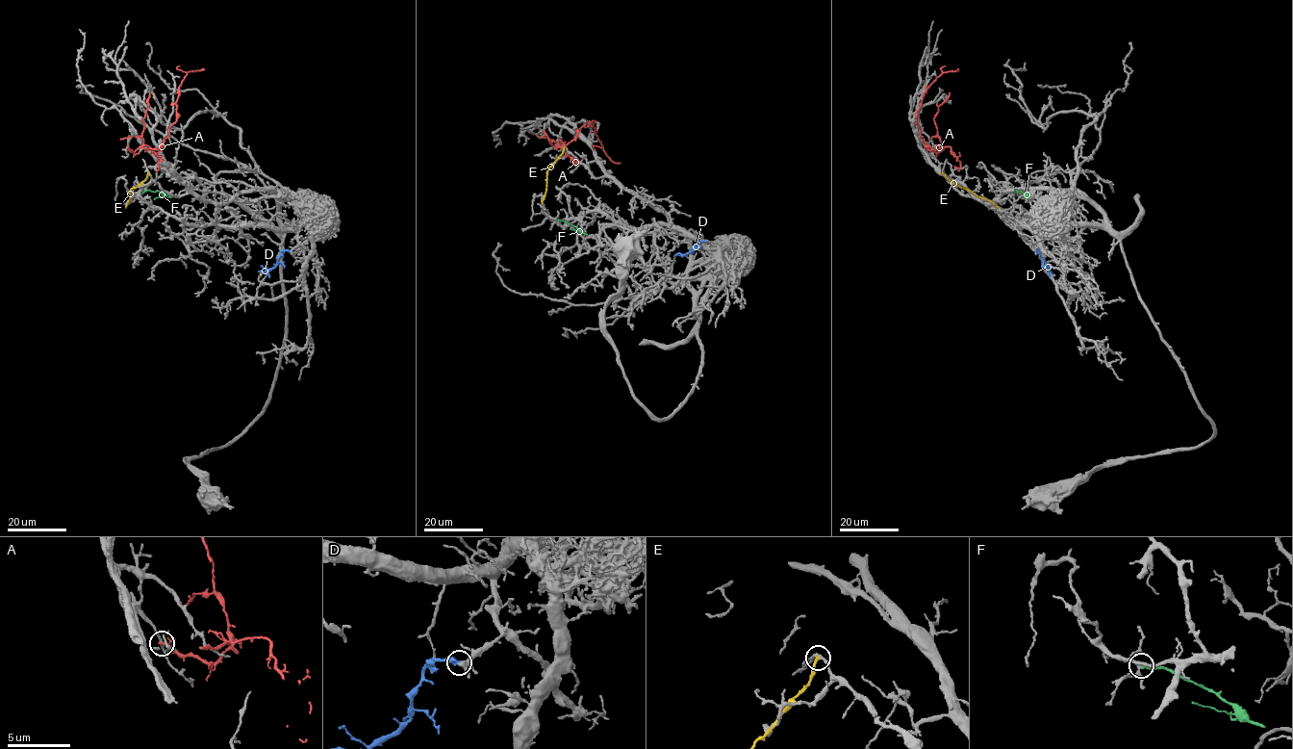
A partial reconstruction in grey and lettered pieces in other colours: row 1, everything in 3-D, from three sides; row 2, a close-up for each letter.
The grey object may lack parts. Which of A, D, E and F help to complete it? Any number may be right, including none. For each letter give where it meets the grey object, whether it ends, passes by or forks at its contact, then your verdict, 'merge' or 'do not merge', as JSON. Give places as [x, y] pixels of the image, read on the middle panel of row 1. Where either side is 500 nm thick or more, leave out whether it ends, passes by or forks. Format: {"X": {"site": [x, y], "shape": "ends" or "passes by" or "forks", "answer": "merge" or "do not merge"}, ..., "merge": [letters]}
{"A": {"site": [544, 130], "shape": "forks", "answer": "do not merge"}, "D": {"site": [705, 241], "shape": "ends", "answer": "merge"}, "E": {"site": [565, 147], "shape": "ends", "answer": "do not merge"}, "F": {"site": [558, 220], "shape": "ends", "answer": "do not merge"}, "merge": ["D"]}

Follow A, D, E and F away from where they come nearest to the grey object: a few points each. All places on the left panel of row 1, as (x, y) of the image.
A: (127, 148), (134, 152), (138, 148), (160, 147), (177, 119), (179, 86), (189, 71), (204, 69)
D: (289, 250), (281, 252), (274, 267), (259, 271)
E: (148, 173), (130, 191), (125, 208)
F: (142, 193), (159, 191), (164, 195), (154, 199)

